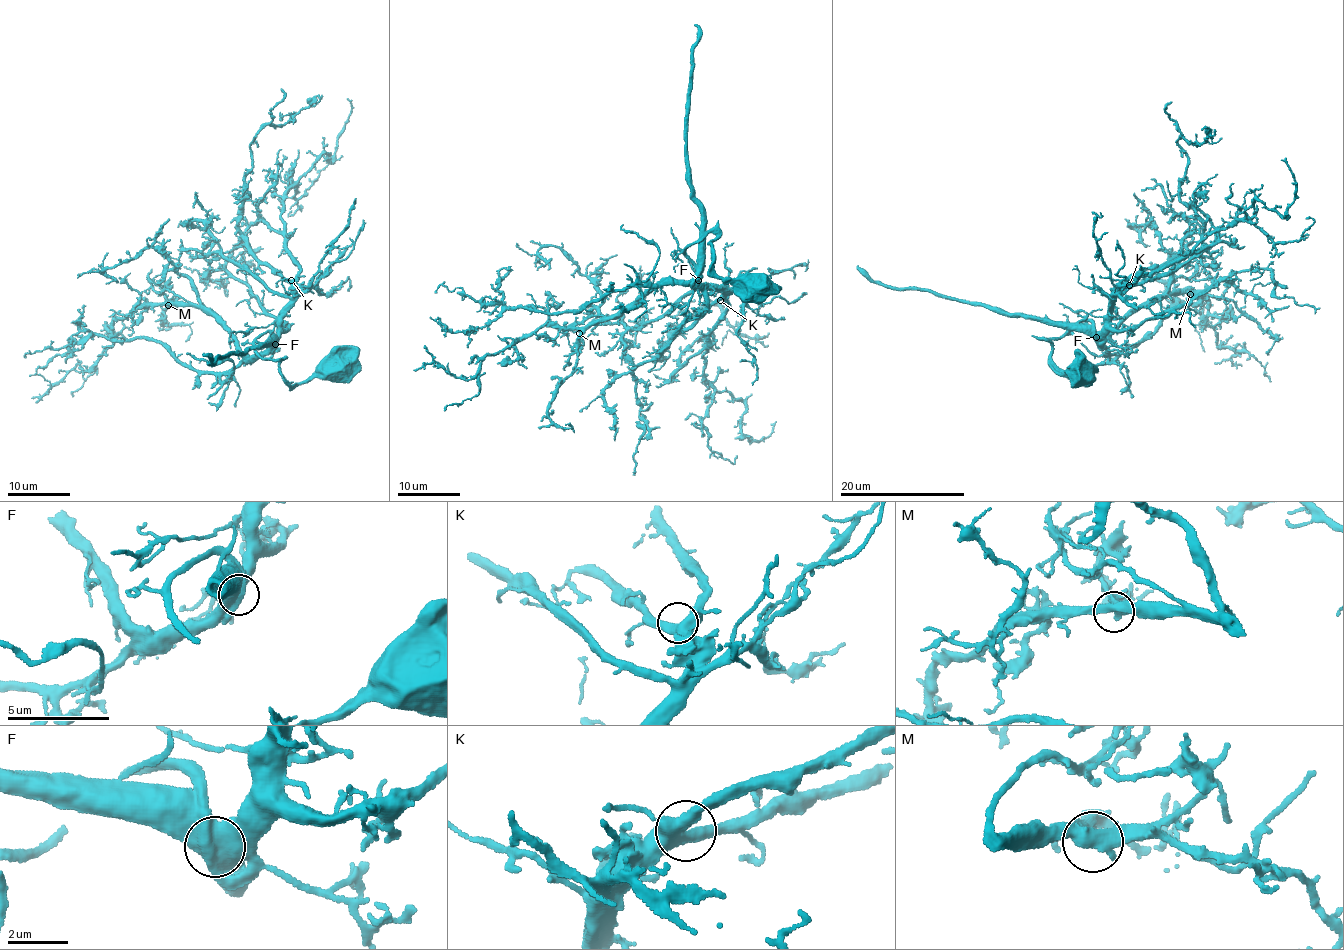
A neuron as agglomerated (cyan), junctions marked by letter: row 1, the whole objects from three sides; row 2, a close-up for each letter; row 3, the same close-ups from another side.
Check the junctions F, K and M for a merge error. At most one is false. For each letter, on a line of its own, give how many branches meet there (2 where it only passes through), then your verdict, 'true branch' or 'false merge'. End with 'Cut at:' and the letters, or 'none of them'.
F: branches 2; true branch
K: branches 2; true branch
M: branches 3; true branch
Cut at: none of them

